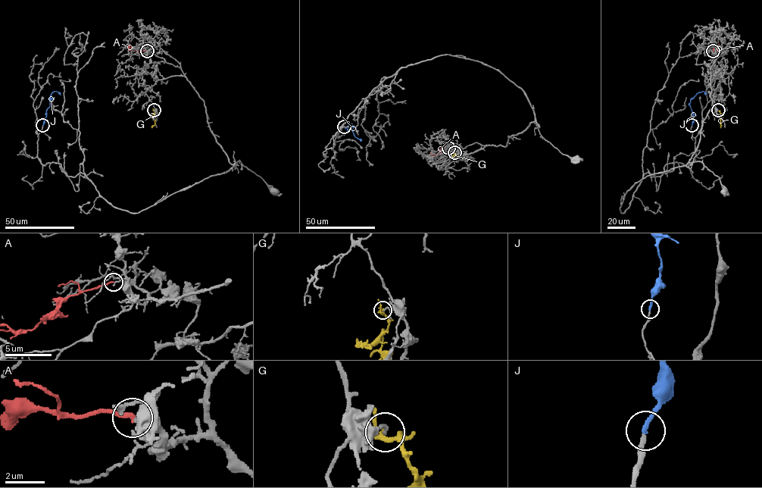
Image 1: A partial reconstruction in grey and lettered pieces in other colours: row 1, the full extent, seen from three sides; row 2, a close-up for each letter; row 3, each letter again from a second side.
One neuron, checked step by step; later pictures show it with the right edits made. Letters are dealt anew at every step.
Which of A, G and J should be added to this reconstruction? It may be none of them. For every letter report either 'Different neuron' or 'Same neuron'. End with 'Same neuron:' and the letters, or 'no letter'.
A: Different neuron
G: Different neuron
J: Same neuron
Same neuron: J

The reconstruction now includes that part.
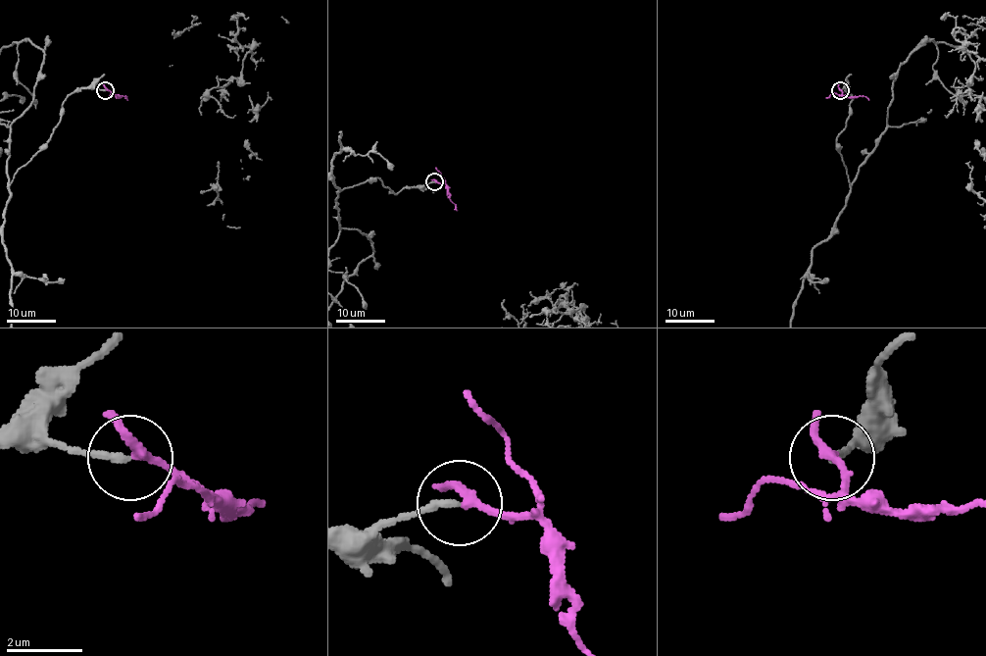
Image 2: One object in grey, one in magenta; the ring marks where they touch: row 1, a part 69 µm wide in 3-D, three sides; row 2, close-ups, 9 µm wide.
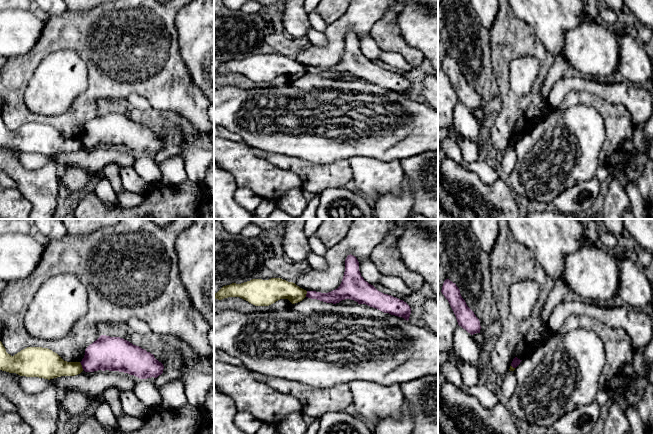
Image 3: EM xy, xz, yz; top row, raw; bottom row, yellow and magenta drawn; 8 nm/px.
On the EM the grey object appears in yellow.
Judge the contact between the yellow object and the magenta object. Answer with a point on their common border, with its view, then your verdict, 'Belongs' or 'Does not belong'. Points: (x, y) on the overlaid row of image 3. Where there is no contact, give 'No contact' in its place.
Touches yellow at xy (81, 366). Does not belong

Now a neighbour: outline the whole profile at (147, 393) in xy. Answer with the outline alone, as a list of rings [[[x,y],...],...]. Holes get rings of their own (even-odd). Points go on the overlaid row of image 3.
[[[140,379],[133,388],[133,392],[148,408],[157,407],[161,404],[161,395],[159,390],[147,379]]]

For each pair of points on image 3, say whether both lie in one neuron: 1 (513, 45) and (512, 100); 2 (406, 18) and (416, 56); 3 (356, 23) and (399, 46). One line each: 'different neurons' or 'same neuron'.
1: same neuron
2: different neurons
3: different neurons

